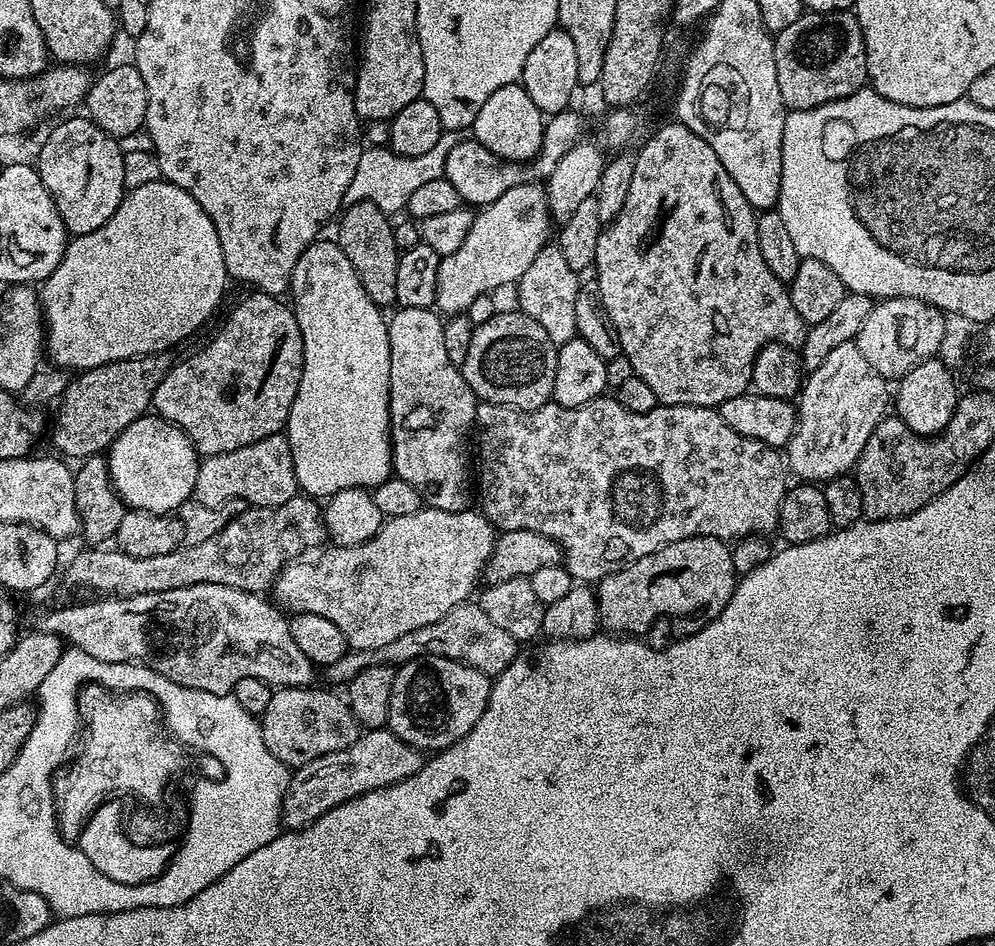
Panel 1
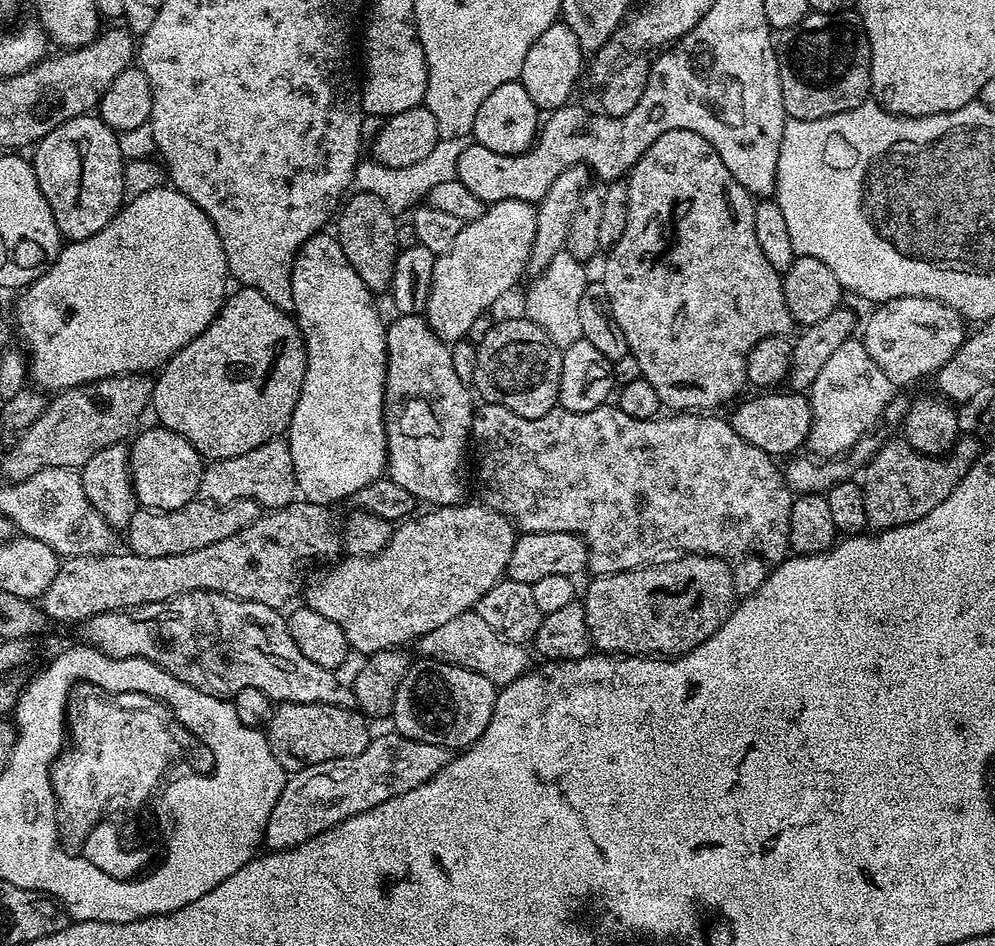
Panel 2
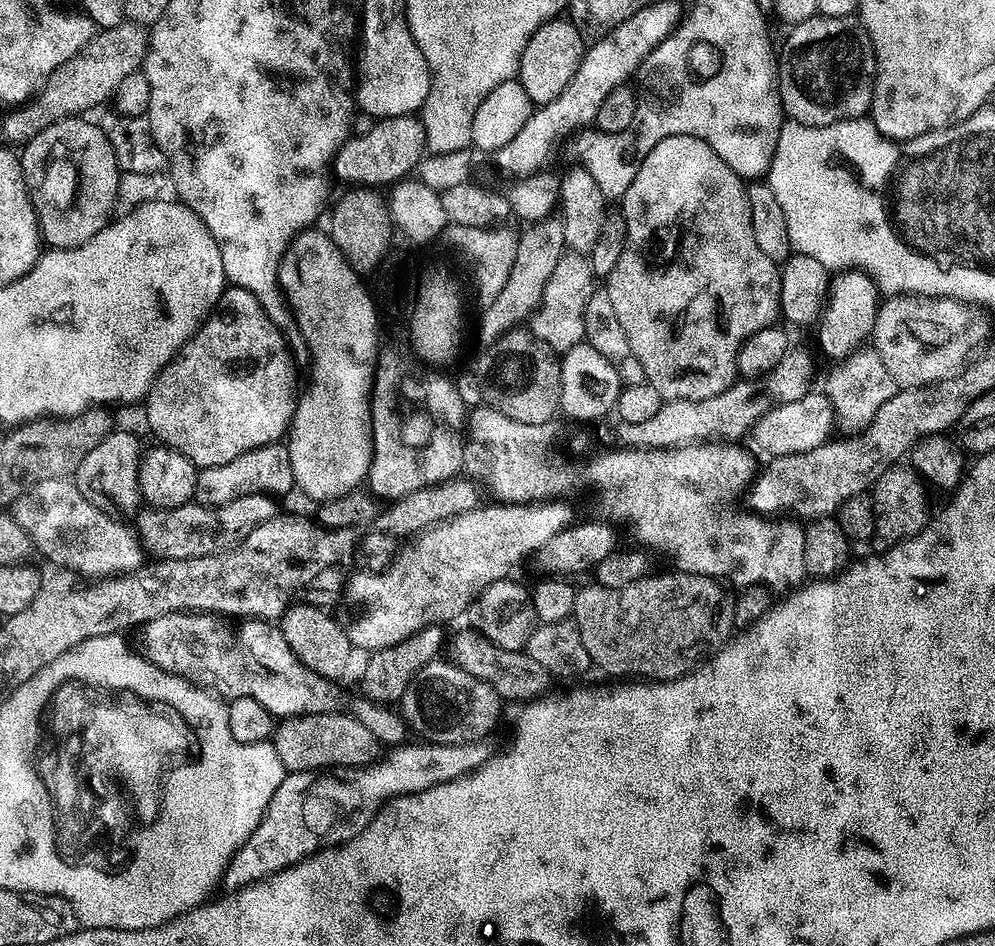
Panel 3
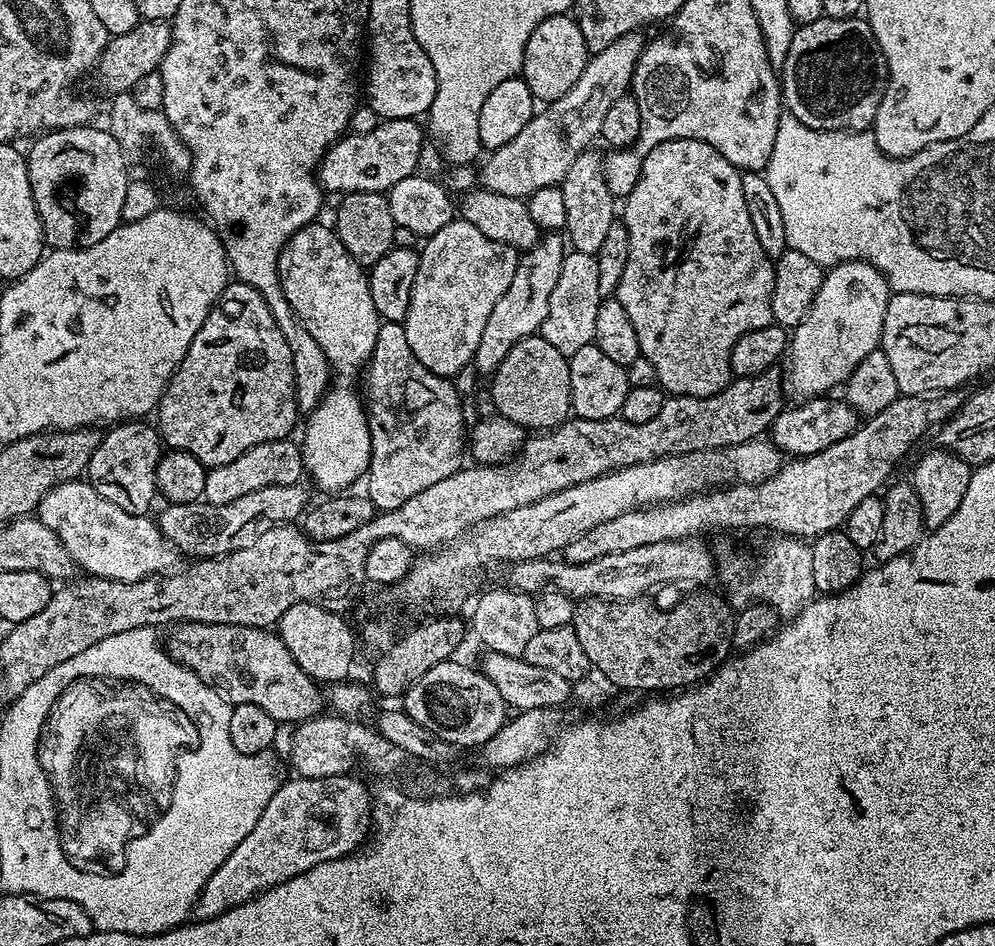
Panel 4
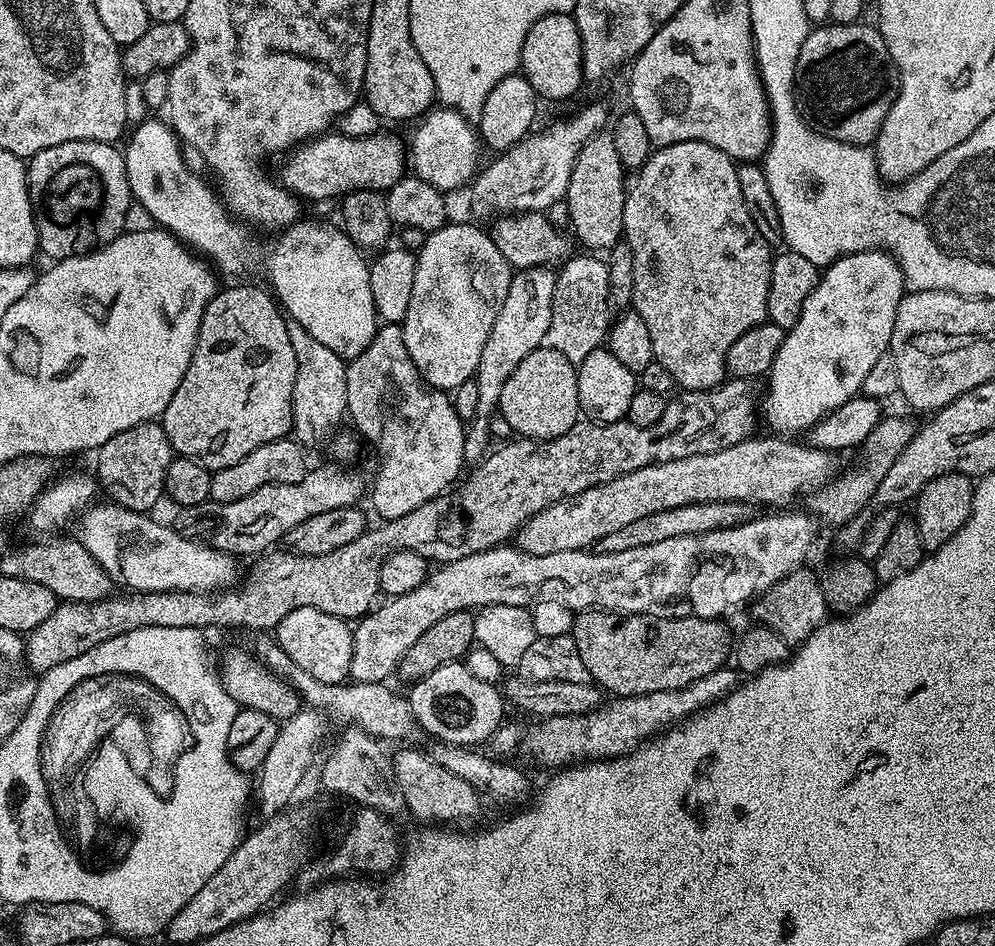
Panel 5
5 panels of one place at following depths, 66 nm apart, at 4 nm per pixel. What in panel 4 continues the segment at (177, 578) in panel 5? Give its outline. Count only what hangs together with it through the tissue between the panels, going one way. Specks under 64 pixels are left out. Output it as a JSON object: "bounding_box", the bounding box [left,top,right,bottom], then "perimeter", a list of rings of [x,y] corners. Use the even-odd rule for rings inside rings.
{"bounding_box":[38,479,178,582],"perimeter":[[[79,479],[62,481],[61,484],[54,485],[48,492],[40,497],[38,505],[38,520],[54,532],[61,540],[62,546],[70,554],[70,558],[76,563],[77,569],[86,571],[92,578],[102,580],[121,580],[122,582],[138,582],[148,576],[158,576],[167,573],[177,567],[176,559],[178,553],[151,519],[146,520],[136,512],[127,512],[114,502],[102,498],[92,489],[91,484],[81,482]]]}

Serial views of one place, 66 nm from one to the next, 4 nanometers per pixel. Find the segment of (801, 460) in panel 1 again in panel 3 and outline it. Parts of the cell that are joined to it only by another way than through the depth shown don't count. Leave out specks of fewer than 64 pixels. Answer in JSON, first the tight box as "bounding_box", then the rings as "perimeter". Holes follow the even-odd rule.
{"bounding_box":[822,346,898,433],"perimeter":[[[871,346],[848,353],[837,364],[840,365],[825,378],[822,391],[832,407],[835,423],[839,430],[841,428],[841,433],[859,433],[875,418],[882,402],[886,402],[897,392],[898,386],[894,378],[890,378],[890,370],[882,366],[882,358],[878,358],[876,349]]]}

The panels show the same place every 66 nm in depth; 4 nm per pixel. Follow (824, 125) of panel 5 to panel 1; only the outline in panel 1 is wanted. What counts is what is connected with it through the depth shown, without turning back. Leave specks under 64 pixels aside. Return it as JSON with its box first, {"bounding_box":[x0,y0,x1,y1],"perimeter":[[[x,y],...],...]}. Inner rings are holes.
{"bounding_box":[772,11,868,112],"perimeter":[[[805,11],[804,15],[798,18],[798,22],[793,22],[790,26],[786,26],[786,30],[775,33],[772,45],[774,46],[774,66],[778,74],[778,94],[782,94],[785,109],[805,112],[828,104],[831,100],[846,98],[868,84],[866,42],[862,38],[860,24],[851,11]]]}

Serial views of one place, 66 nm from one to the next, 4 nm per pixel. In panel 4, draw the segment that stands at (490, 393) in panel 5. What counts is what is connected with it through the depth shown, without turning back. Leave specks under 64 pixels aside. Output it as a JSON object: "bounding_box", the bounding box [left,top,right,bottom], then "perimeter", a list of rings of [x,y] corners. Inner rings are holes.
{"bounding_box":[474,230,566,374],"perimeter":[[[548,230],[543,233],[532,248],[527,249],[517,259],[514,278],[510,278],[510,286],[498,302],[494,302],[494,310],[490,310],[490,318],[486,318],[486,326],[482,330],[482,342],[478,342],[474,368],[477,373],[491,374],[506,358],[513,344],[535,336],[546,318],[549,296],[554,290],[554,282],[562,270],[562,262],[566,255],[566,240],[559,231]]]}

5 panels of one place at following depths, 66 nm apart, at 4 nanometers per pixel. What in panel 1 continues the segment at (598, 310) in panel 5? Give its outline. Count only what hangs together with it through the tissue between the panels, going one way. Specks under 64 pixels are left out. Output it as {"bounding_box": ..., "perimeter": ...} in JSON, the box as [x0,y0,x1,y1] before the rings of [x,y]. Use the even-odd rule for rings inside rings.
{"bounding_box":[514,242,581,346],"perimeter":[[[549,242],[542,250],[538,250],[538,255],[535,256],[534,262],[530,262],[526,274],[522,274],[522,278],[514,285],[516,296],[520,299],[519,311],[534,318],[534,322],[538,322],[538,326],[542,326],[546,334],[550,334],[550,338],[557,346],[577,339],[574,301],[578,298],[581,283],[578,273],[570,270],[559,243]]]}

